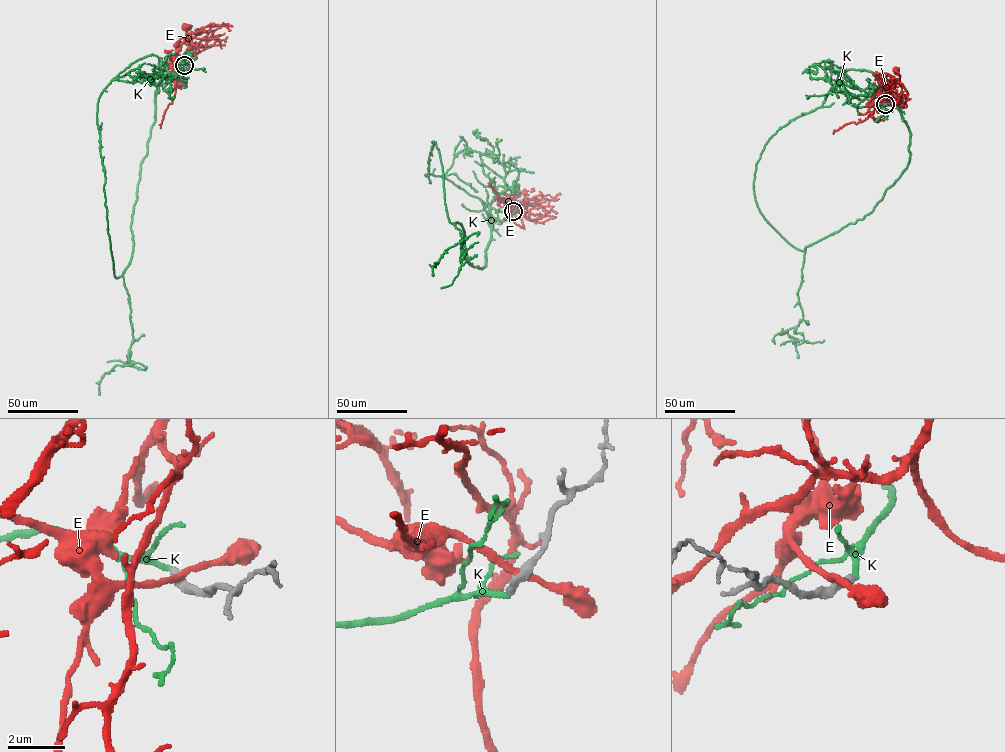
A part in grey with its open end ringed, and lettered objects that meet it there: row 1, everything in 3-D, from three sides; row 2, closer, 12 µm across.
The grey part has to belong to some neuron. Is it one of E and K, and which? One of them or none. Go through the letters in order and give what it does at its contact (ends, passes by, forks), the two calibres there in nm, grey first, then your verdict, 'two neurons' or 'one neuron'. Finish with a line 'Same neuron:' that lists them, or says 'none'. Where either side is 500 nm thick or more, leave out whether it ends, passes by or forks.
E: it passes by; calibres 400 and 180 nm; two neurons
K: it ends; calibres 300 and 160 nm; two neurons
Same neuron: none

